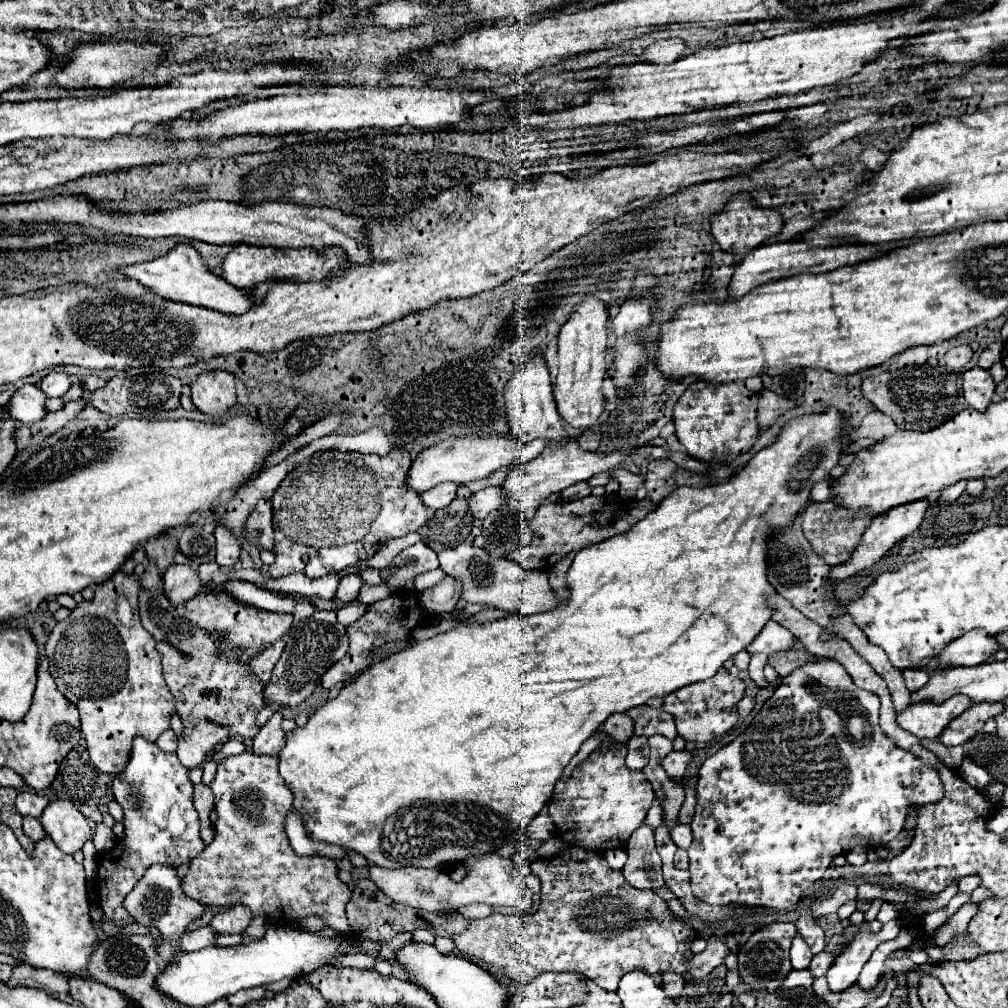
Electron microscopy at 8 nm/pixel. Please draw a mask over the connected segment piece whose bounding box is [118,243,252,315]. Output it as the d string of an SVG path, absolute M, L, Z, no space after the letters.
M178 243L174 249L170 249L162 257L156 257L152 261L144 261L144 263L124 265L118 271L130 279L136 279L144 287L148 287L154 295L168 299L168 301L192 303L198 307L208 307L208 309L216 309L216 311L230 313L230 315L242 315L252 305L248 291L240 291L240 289L228 285L222 277L210 273L210 269L202 263L198 251L188 243Z

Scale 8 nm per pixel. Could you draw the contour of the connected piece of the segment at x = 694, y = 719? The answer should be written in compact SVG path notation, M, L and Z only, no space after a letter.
M720 669L714 677L690 684L668 695L664 699L664 709L674 715L680 737L692 743L710 741L736 725L736 703L744 697L744 687L746 685L740 677L732 677L728 669Z

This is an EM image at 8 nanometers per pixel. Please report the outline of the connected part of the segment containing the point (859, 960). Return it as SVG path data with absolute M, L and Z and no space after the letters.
M898 919L886 923L882 927L880 933L872 935L870 931L862 931L862 935L858 935L850 947L846 947L846 951L842 951L838 955L838 959L834 961L834 965L828 971L828 987L832 992L842 992L848 987L852 987L864 967L864 963L870 959L872 951L888 939L894 939L900 931L900 923Z

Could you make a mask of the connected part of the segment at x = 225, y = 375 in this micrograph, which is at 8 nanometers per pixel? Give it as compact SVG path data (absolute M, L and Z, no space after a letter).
M204 371L190 385L190 389L192 403L208 415L220 415L236 403L234 375L228 371Z

